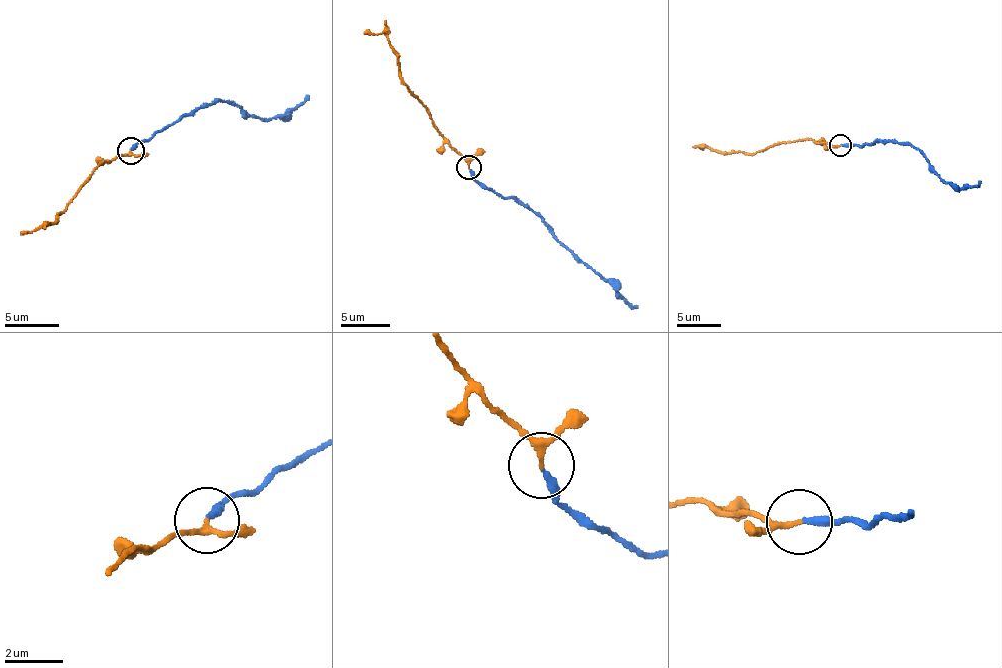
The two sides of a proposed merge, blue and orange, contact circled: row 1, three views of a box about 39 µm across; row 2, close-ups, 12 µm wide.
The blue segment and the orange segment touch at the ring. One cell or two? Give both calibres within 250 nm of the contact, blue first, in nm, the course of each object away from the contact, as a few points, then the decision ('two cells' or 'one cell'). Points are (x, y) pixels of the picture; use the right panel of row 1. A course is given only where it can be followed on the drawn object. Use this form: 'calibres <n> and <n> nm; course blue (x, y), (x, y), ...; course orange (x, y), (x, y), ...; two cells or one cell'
calibres 240 and 150 nm; course blue (841, 145), (896, 141), (916, 148), (942, 180), (967, 189), (981, 182); course orange (841, 145), (809, 138), (777, 143), (750, 154), (721, 153), (705, 145), (700, 149); one cell

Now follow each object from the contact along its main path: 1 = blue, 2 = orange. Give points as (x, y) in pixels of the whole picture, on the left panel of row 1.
1: (131, 150), (206, 104), (224, 100), (264, 119), (292, 113), (308, 95)
2: (131, 150), (102, 161), (55, 223), (43, 223), (21, 235)

